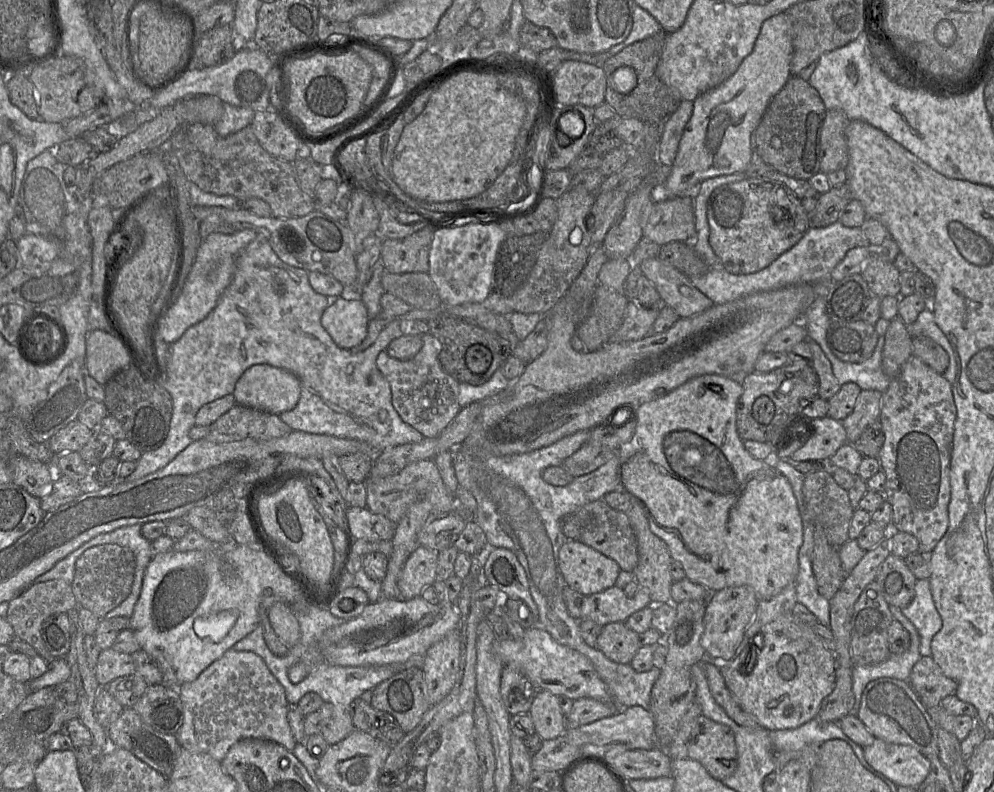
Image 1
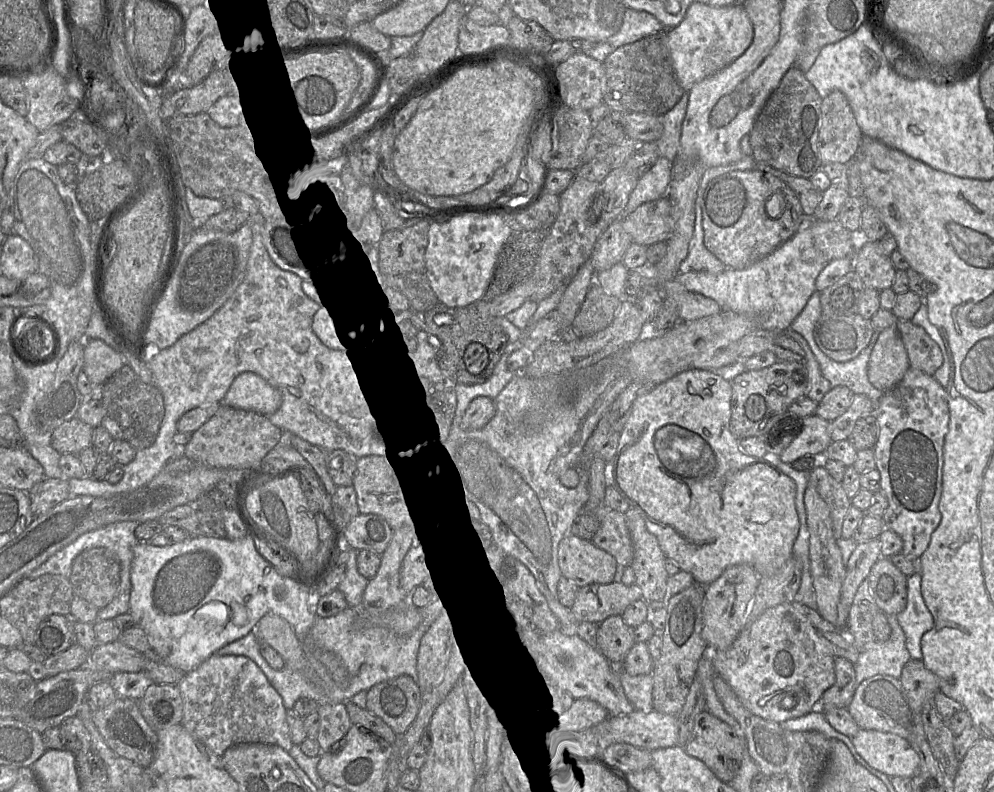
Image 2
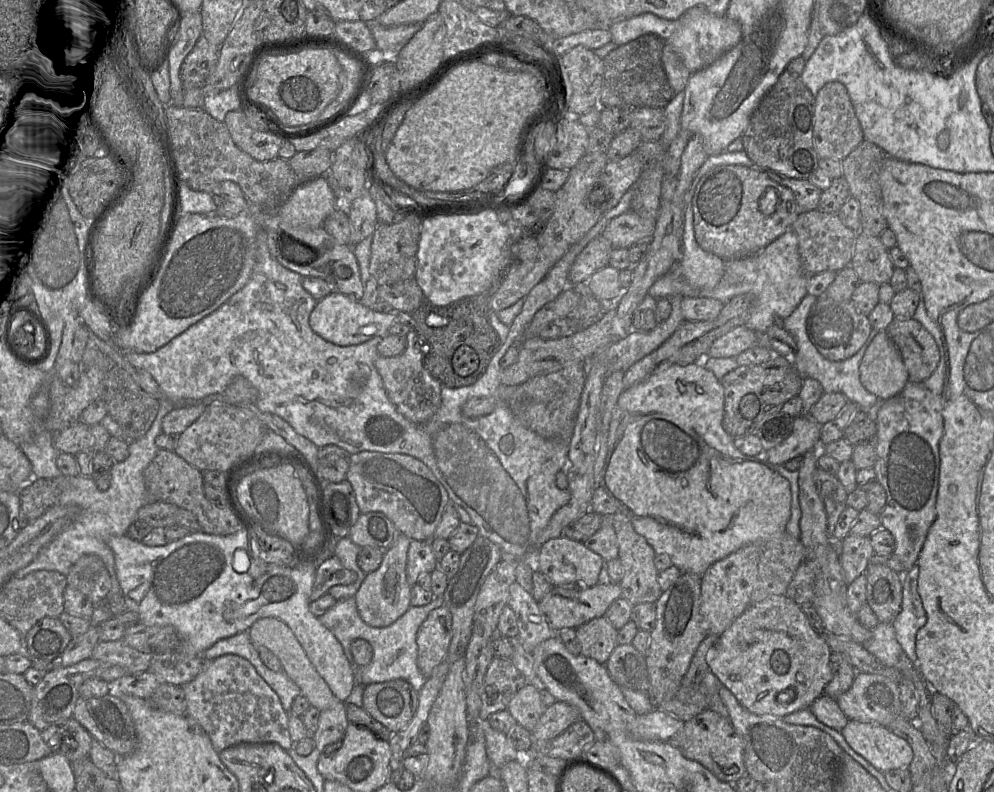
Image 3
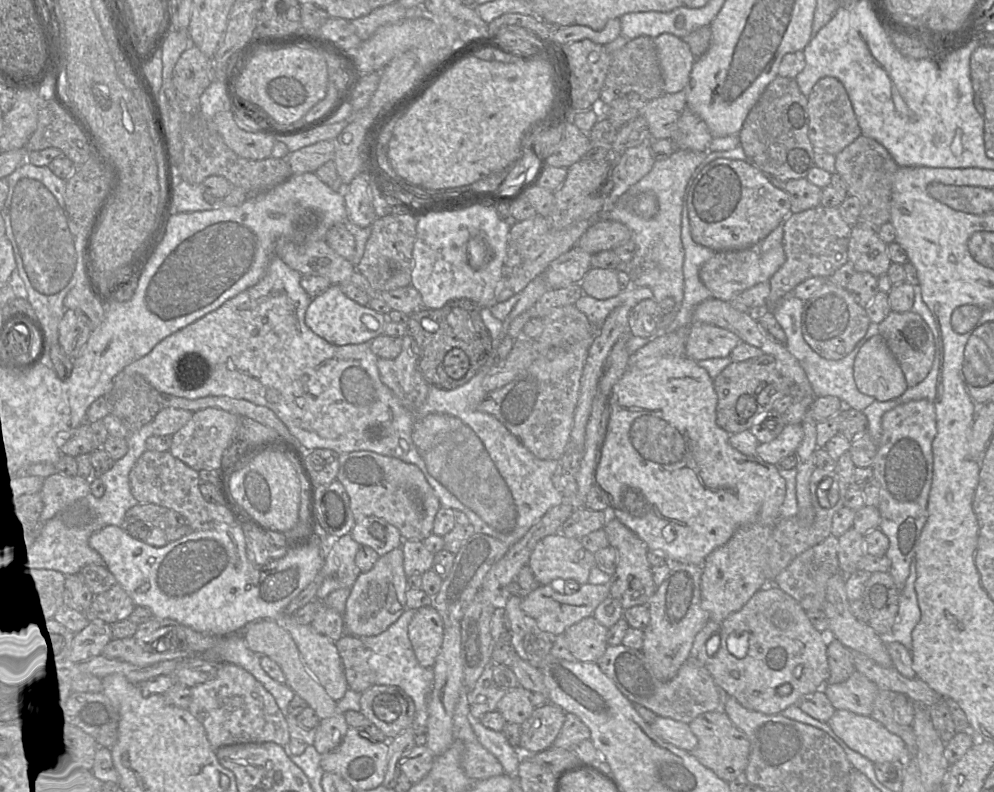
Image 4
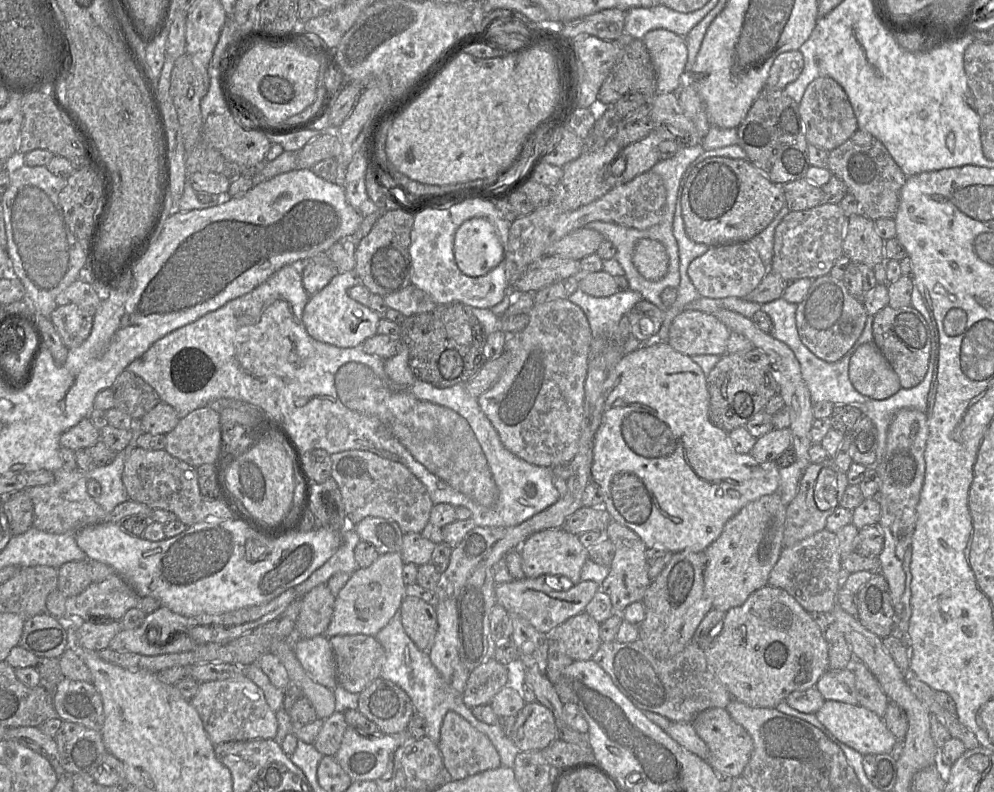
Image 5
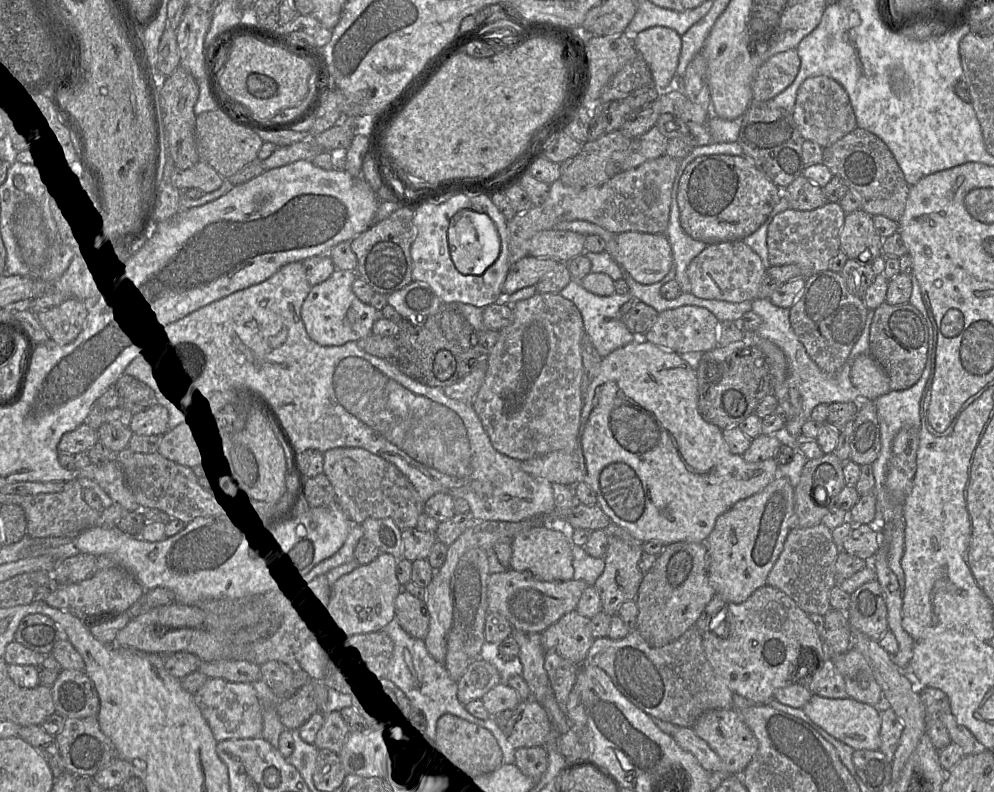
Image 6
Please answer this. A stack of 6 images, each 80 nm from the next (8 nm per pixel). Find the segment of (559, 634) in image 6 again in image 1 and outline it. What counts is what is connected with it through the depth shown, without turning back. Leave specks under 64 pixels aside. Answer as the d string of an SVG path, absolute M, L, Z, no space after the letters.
M612 622L602 626L594 647L610 660L627 664L641 646L639 634L627 627L625 622Z

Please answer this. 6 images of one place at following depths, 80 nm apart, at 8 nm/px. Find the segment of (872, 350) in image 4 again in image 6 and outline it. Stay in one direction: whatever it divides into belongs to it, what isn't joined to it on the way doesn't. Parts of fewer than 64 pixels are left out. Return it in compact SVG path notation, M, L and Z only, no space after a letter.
M869 353L856 357L851 366L850 379L861 401L875 401L891 390L887 375Z

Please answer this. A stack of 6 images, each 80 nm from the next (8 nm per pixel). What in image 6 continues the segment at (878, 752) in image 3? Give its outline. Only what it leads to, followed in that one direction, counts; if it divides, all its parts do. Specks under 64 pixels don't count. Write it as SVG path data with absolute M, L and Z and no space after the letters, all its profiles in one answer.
M813 694L810 700L803 706L802 710L814 723L822 727L834 738L851 746L853 749L880 749L880 729L882 720L879 707L871 706L851 697L833 699Z

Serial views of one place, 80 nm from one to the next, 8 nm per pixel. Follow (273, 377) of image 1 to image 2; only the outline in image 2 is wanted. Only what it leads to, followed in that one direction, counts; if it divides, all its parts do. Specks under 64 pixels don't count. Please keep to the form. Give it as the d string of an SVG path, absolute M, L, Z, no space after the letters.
M252 371L239 374L227 391L222 405L235 406L269 416L282 403L279 390Z

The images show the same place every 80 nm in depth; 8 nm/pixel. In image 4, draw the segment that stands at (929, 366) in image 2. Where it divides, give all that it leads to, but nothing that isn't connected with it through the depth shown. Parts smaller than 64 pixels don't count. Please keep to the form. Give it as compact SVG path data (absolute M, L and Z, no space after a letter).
M890 311L878 324L878 334L884 339L901 367L908 387L914 387L922 382L931 370L935 358L933 334L922 317L913 311L903 313Z

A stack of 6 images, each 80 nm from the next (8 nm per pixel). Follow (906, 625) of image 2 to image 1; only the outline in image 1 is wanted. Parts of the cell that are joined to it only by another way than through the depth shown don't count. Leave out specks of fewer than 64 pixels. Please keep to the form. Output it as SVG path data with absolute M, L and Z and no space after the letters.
M917 579L913 600L899 609L919 633L921 656L931 656L931 642L942 627L942 619L933 601L930 581Z

